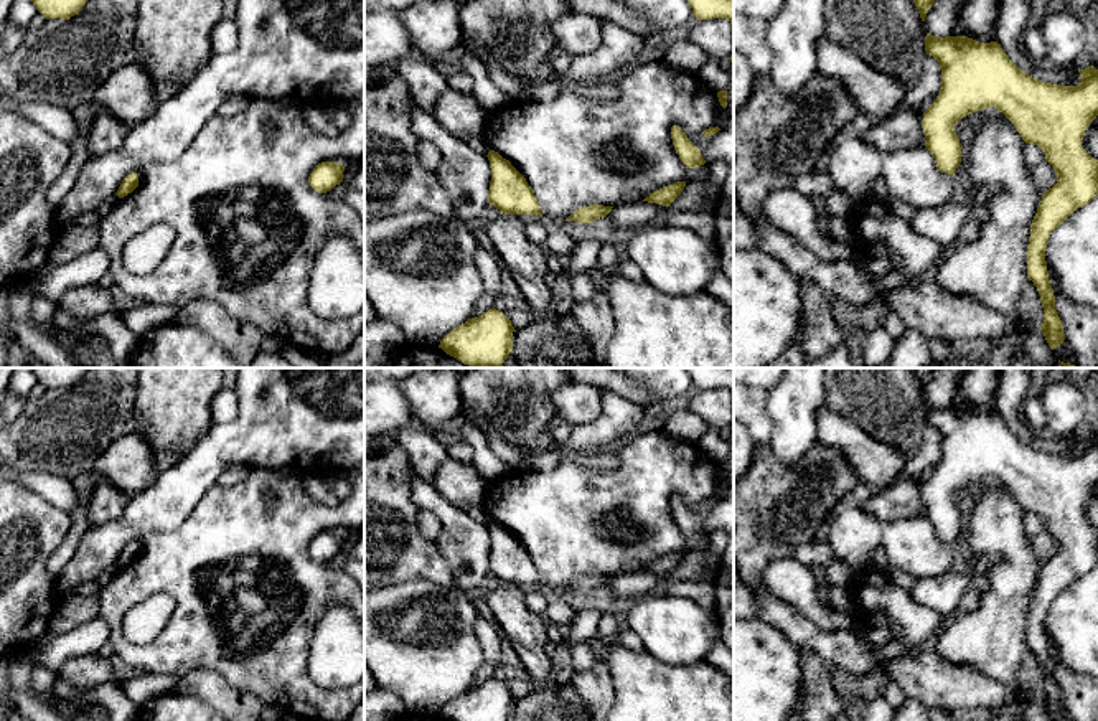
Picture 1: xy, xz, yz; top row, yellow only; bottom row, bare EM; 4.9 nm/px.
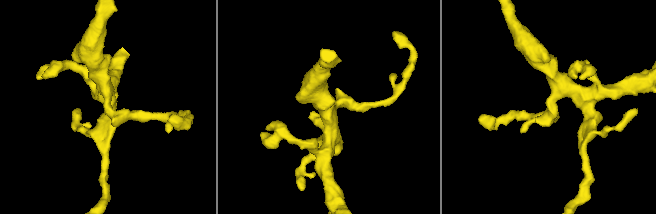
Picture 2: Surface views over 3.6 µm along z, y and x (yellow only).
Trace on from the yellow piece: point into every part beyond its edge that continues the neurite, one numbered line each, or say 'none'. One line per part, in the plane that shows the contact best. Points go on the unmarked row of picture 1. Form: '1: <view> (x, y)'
none

